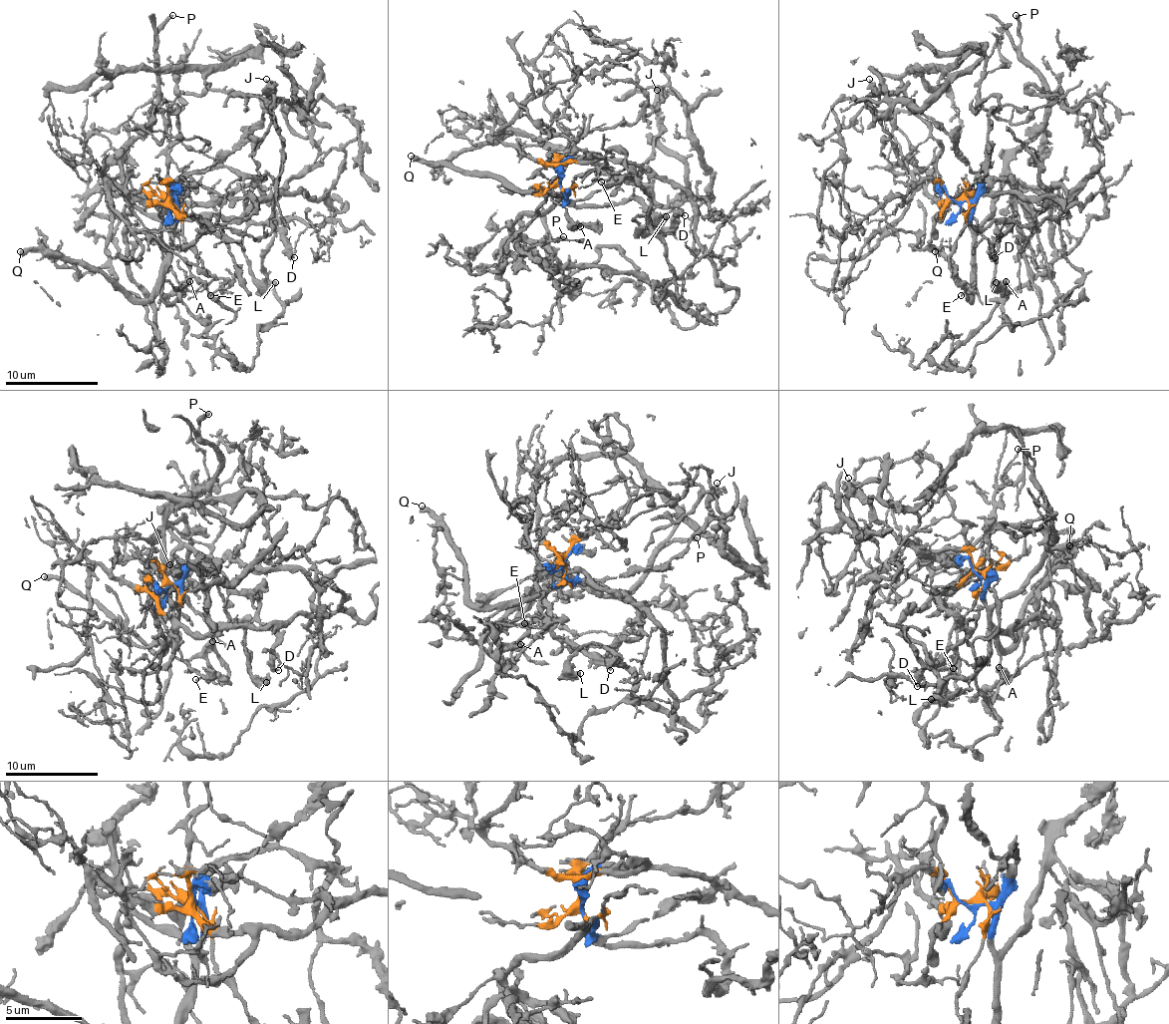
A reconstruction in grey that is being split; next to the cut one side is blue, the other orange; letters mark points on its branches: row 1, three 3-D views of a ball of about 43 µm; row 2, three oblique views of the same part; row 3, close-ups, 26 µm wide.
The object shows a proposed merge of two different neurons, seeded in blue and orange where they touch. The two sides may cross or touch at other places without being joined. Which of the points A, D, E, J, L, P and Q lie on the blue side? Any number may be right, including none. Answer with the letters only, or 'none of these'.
A, D, J, L, P, Q

